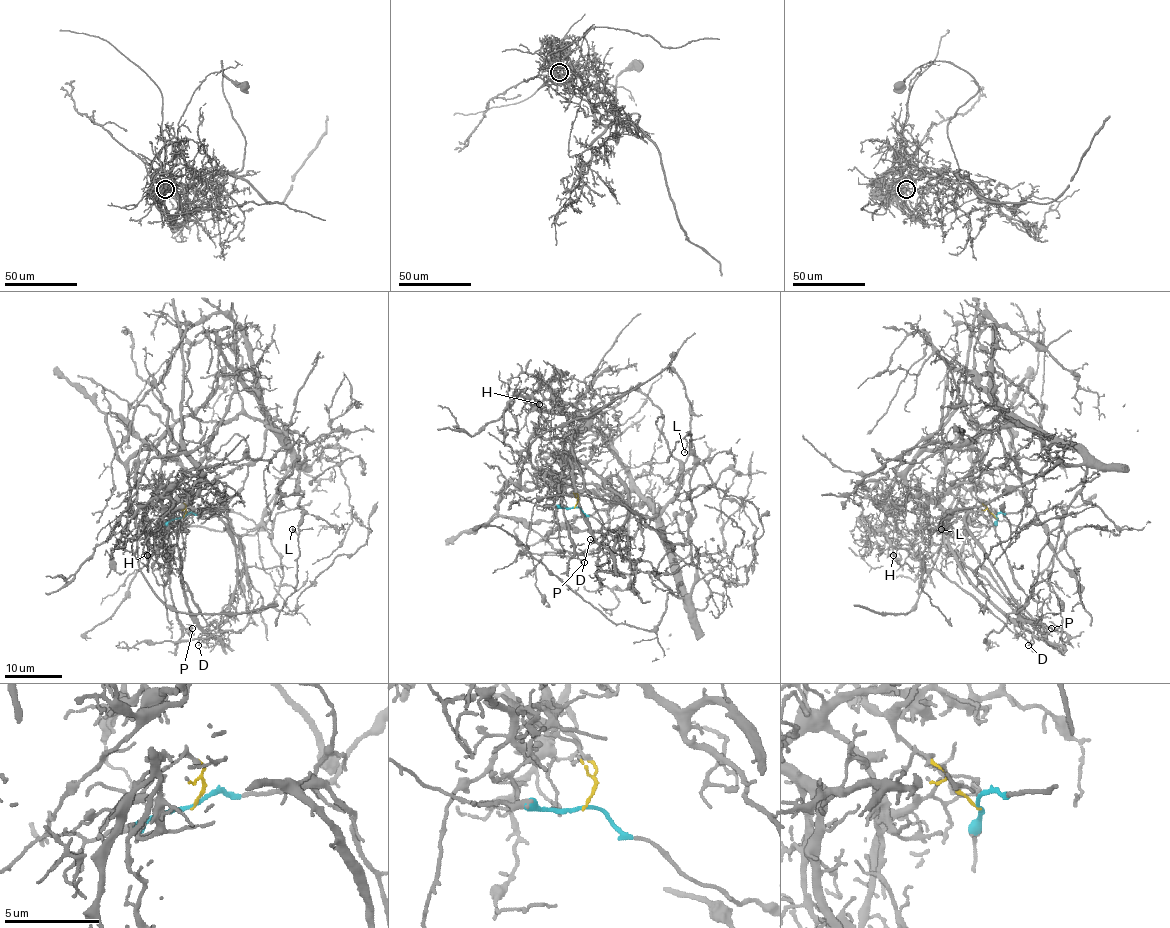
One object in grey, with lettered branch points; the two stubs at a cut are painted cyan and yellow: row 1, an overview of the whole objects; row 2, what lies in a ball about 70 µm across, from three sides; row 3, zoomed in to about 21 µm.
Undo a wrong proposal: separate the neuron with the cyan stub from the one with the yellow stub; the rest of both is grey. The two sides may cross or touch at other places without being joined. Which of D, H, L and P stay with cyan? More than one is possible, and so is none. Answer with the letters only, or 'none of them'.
L

